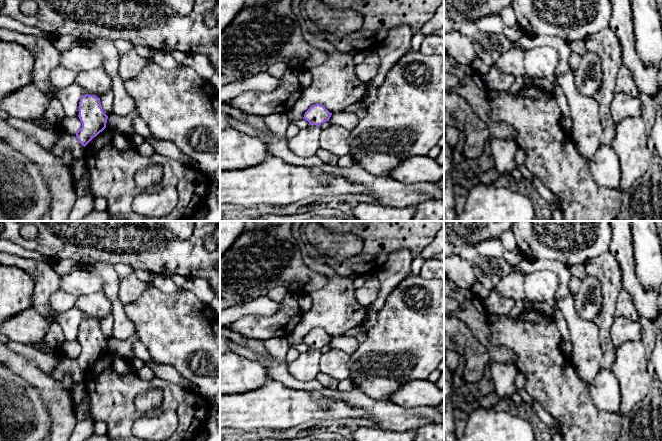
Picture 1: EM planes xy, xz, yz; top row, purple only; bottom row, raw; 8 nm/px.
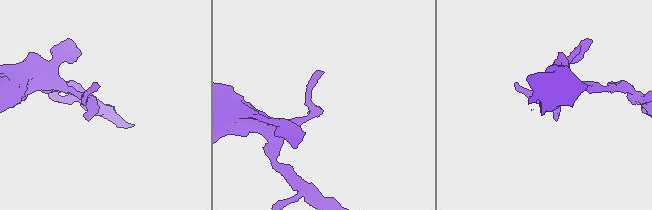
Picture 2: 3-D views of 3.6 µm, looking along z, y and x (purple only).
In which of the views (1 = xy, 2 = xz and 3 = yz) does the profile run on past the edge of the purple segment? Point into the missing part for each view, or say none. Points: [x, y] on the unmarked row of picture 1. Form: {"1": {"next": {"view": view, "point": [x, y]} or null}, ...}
{"1": {"next": null}, "2": {"next": null}, "3": {"next": null}}

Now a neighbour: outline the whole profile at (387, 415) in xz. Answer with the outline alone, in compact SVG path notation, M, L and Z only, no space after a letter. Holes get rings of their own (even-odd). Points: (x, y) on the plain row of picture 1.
M246 337L244 347L267 360L268 365L265 370L269 379L291 389L318 392L325 398L341 400L351 407L360 408L369 414L369 420L377 424L380 429L405 432L430 423L444 423L444 415L434 407L404 408L388 400L374 400L359 389L341 392L322 386L317 379L300 381L289 372L288 362L275 360L266 350L264 343L263 340Z

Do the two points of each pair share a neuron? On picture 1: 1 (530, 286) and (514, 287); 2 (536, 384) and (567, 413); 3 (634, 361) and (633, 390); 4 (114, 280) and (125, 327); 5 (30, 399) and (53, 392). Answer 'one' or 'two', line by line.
1: two
2: one
3: one
4: one
5: two

